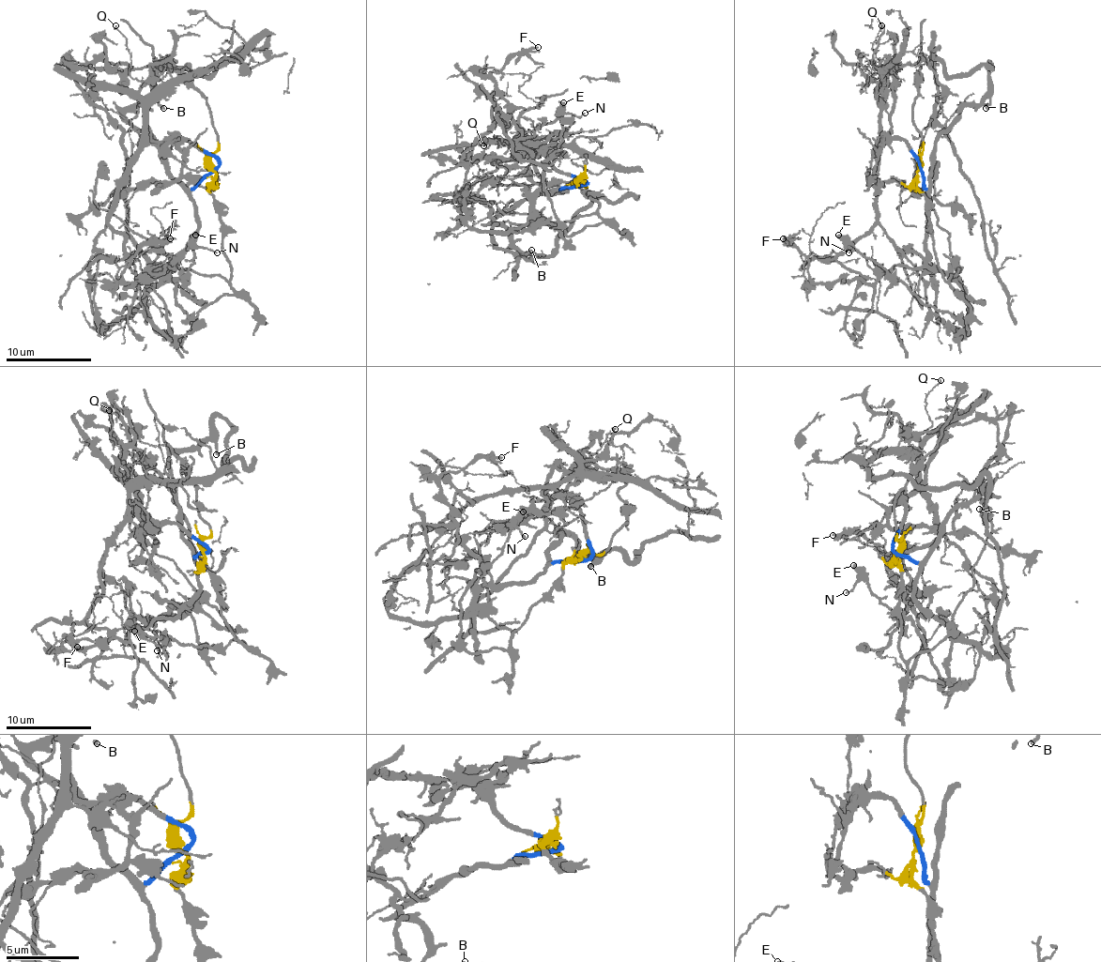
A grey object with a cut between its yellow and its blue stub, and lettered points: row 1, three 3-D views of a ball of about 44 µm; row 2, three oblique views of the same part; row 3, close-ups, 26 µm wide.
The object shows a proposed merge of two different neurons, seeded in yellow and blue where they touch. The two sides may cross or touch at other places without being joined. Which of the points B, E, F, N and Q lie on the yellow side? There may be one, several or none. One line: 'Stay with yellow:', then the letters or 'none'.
Stay with yellow: E, N

